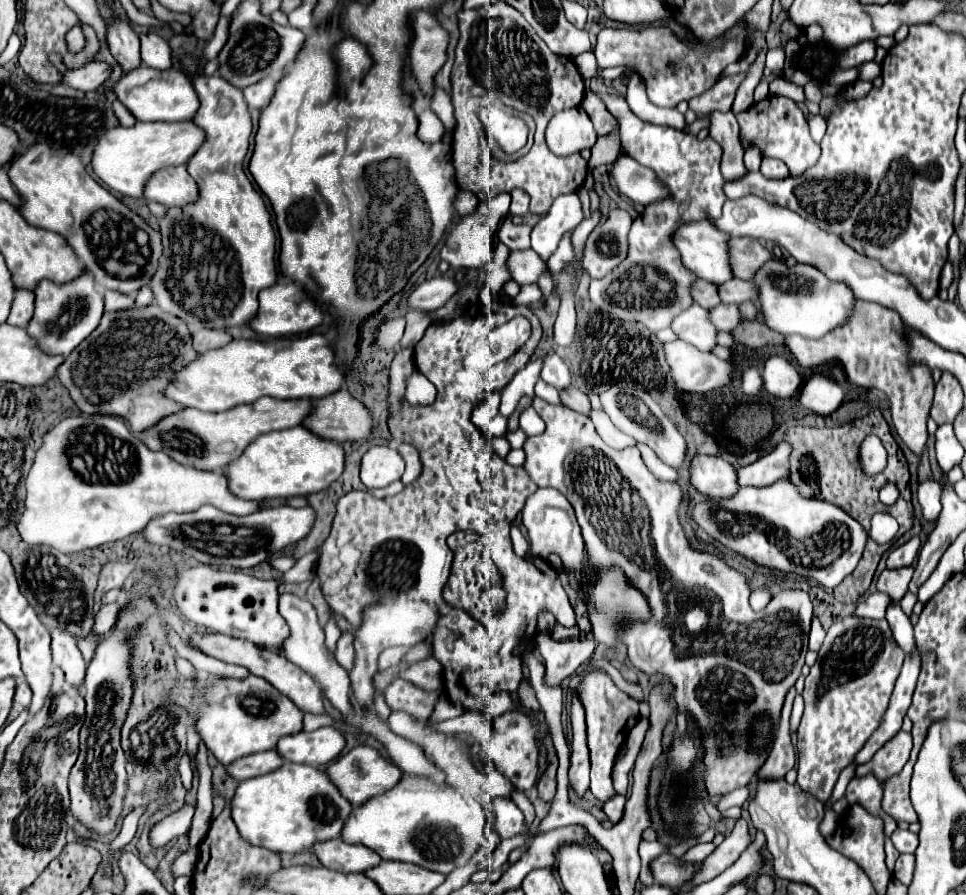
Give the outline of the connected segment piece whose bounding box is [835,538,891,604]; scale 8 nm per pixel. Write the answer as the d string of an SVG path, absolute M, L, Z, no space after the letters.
M871 538L867 540L865 544L865 550L863 550L863 558L859 562L859 566L855 568L855 572L851 576L847 576L837 588L835 588L835 598L843 604L855 604L869 588L871 580L873 580L873 574L875 574L875 568L883 556L885 550L889 550L891 544L885 544L885 546L879 546L877 542L873 542Z

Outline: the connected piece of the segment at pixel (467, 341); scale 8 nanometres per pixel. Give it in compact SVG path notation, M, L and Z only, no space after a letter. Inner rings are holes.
M500 299L493 301L485 310L465 312L447 324L431 324L425 330L423 338L415 344L415 364L417 370L435 384L437 400L425 408L413 408L403 402L401 412L389 418L393 438L413 444L419 450L423 472L413 484L405 486L401 494L383 500L373 498L369 492L345 494L337 504L333 530L321 546L315 570L327 604L335 614L345 616L353 628L361 626L363 608L379 604L395 594L409 592L411 600L435 604L439 620L427 642L431 644L431 656L443 666L445 692L455 686L467 690L457 700L463 710L467 710L467 700L485 698L485 680L489 680L489 670L495 670L489 648L499 650L499 640L499 680L517 680L521 660L515 656L511 658L511 648L515 648L525 634L535 636L539 612L551 612L561 626L575 626L575 612L561 586L559 574L543 558L539 558L539 568L531 558L517 558L511 546L509 526L521 512L525 500L537 490L537 484L529 482L529 476L521 466L513 468L499 458L483 432L471 424L473 407L491 392L501 391L521 368L525 368L541 340L542 332L539 319L528 307L509 306ZM517 315L529 320L531 338L505 362L491 364L494 366L489 370L489 366L477 366L479 362L475 358L475 350L483 344L477 339L482 339ZM507 366L515 366L515 372L508 375ZM457 530L485 534L479 535L479 542L489 545L490 556L505 582L507 608L499 618L498 614L493 616L494 622L489 630L485 630L485 626L469 614L449 608L441 596L441 588L447 584L451 570L451 550L445 540ZM455 672L459 674L459 680L455 680ZM505 672L509 672L509 676L505 676Z

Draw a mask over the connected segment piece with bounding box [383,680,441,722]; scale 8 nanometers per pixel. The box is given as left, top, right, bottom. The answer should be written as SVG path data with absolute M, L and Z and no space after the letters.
M407 680L401 682L393 682L391 686L385 688L385 702L391 710L395 712L407 712L409 716L413 716L415 720L427 720L433 712L433 706L437 702L437 698L441 696L441 692L425 692L417 686L413 686Z

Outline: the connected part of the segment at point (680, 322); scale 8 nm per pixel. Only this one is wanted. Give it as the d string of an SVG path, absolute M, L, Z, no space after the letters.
M691 304L687 310L683 310L679 316L673 318L671 330L685 342L697 346L703 352L709 352L715 346L715 334L717 328L709 324L709 314L705 308Z

